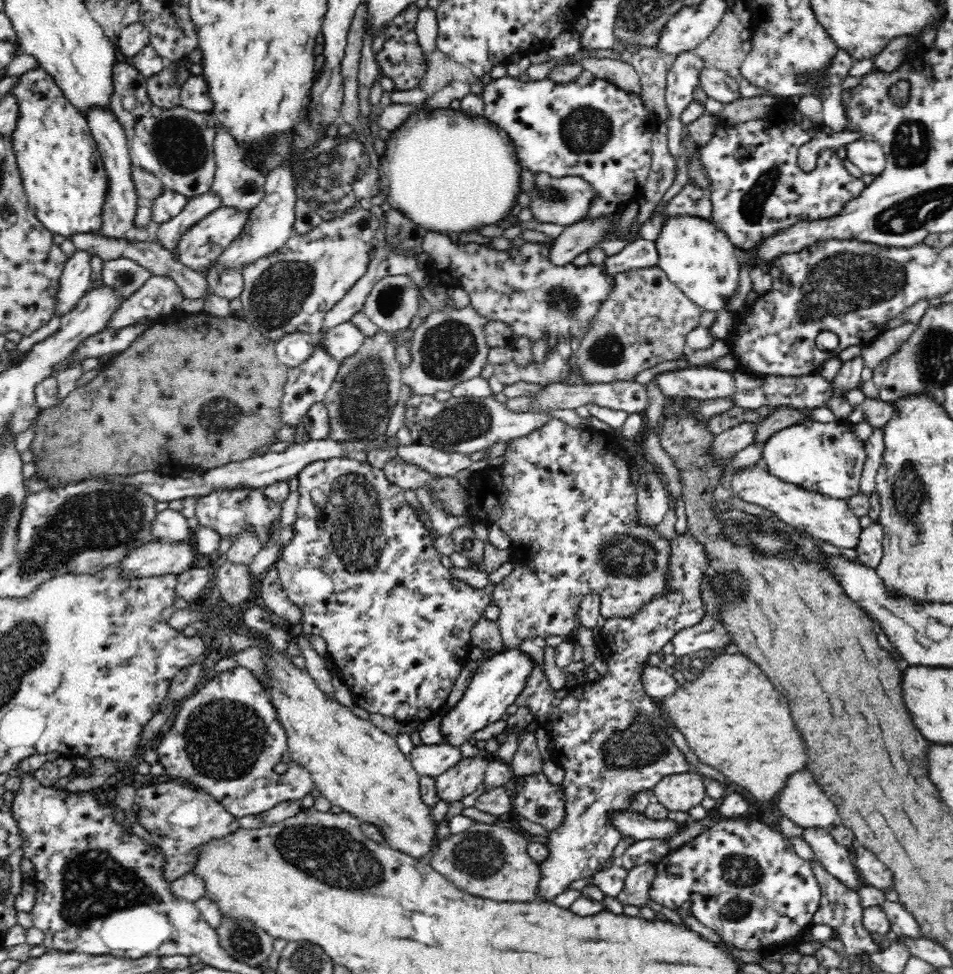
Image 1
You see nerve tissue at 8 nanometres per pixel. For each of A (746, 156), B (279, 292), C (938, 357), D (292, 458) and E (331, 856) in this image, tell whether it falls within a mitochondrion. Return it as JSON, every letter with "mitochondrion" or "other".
{"A":"other","B":"mitochondrion","C":"mitochondrion","D":"other","E":"mitochondrion"}

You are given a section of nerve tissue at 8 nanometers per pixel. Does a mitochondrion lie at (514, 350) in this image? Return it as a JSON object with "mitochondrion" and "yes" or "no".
{"mitochondrion":"no"}

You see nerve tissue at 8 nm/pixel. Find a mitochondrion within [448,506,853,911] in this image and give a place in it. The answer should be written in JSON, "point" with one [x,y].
{"point":[637,741]}

